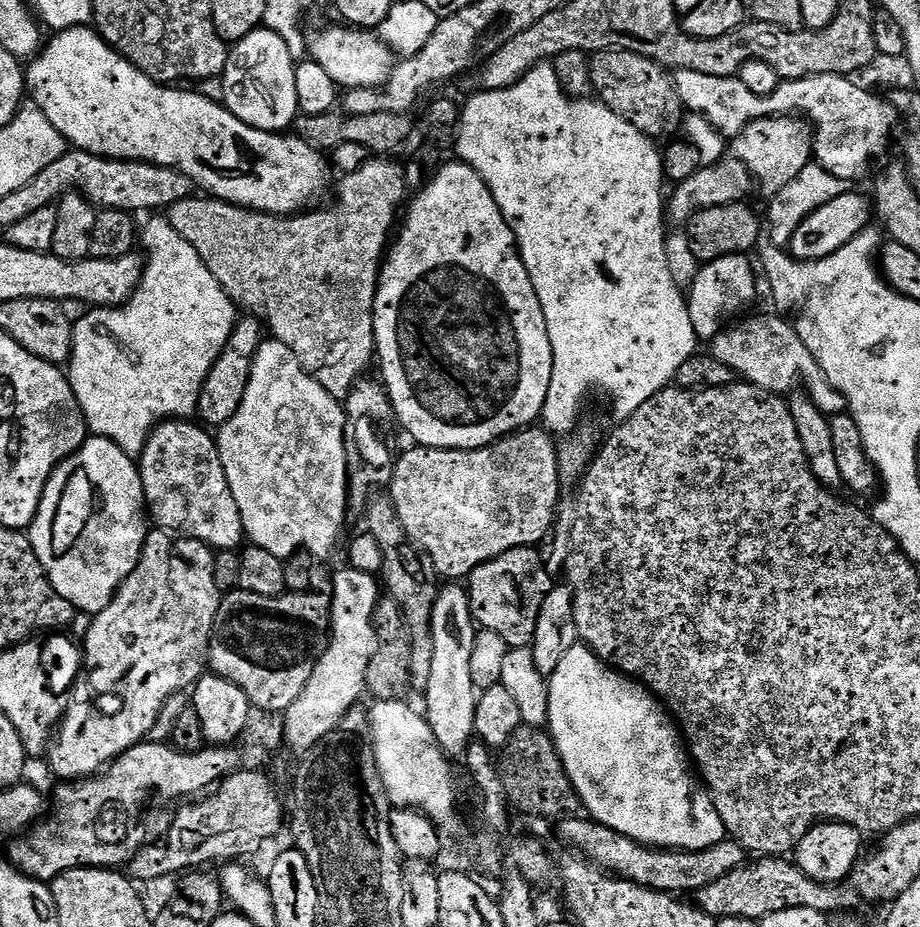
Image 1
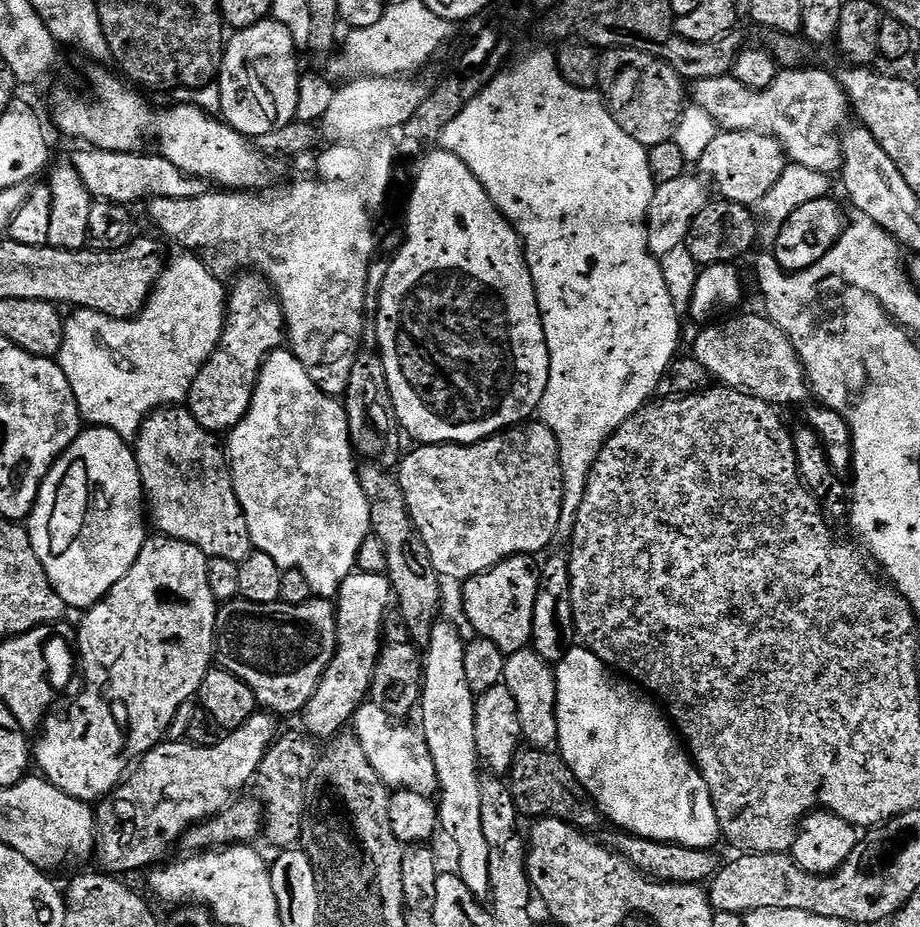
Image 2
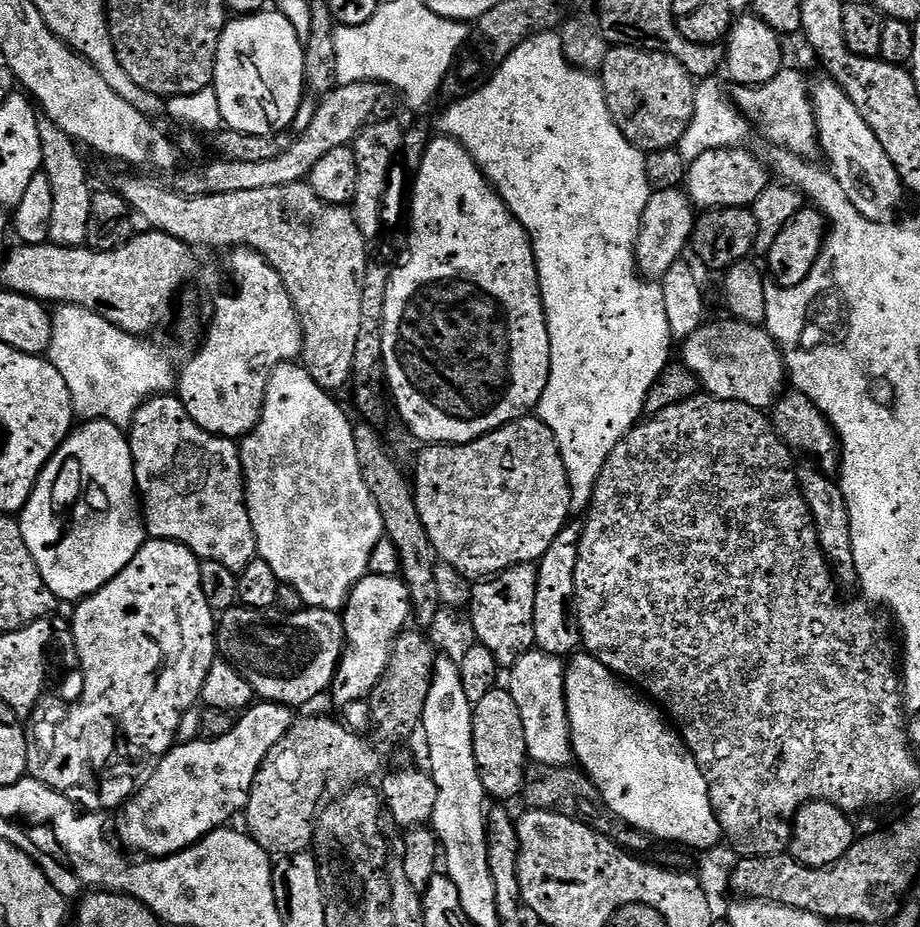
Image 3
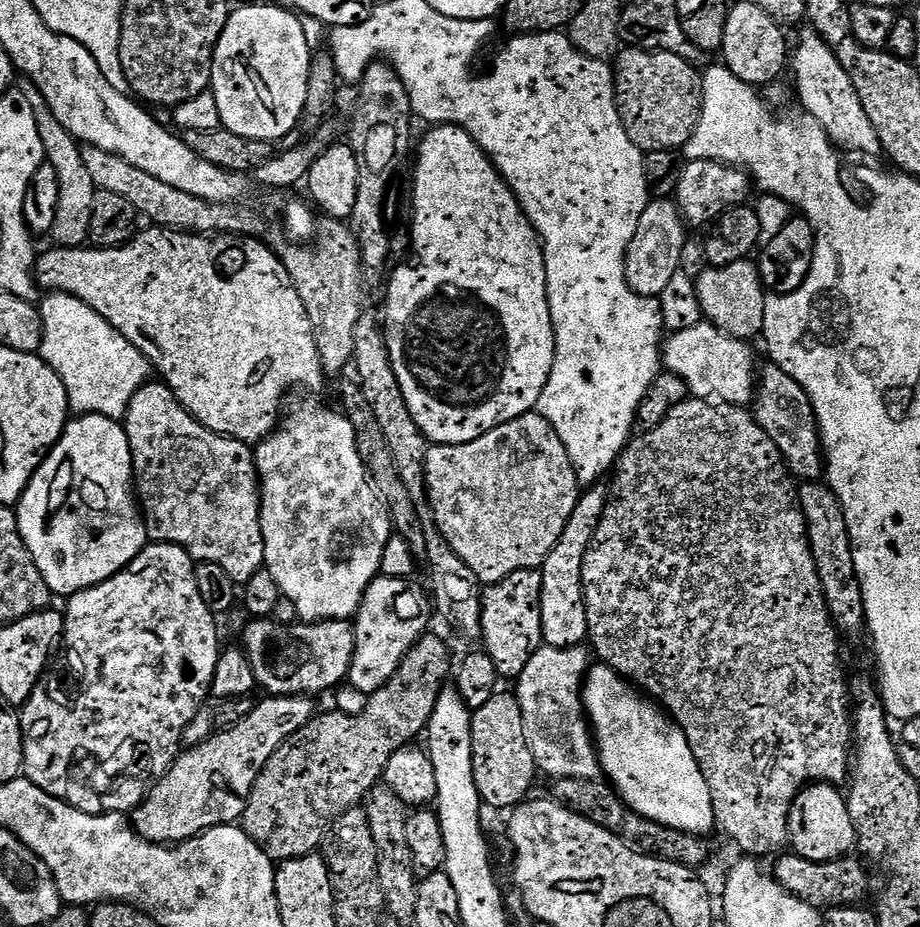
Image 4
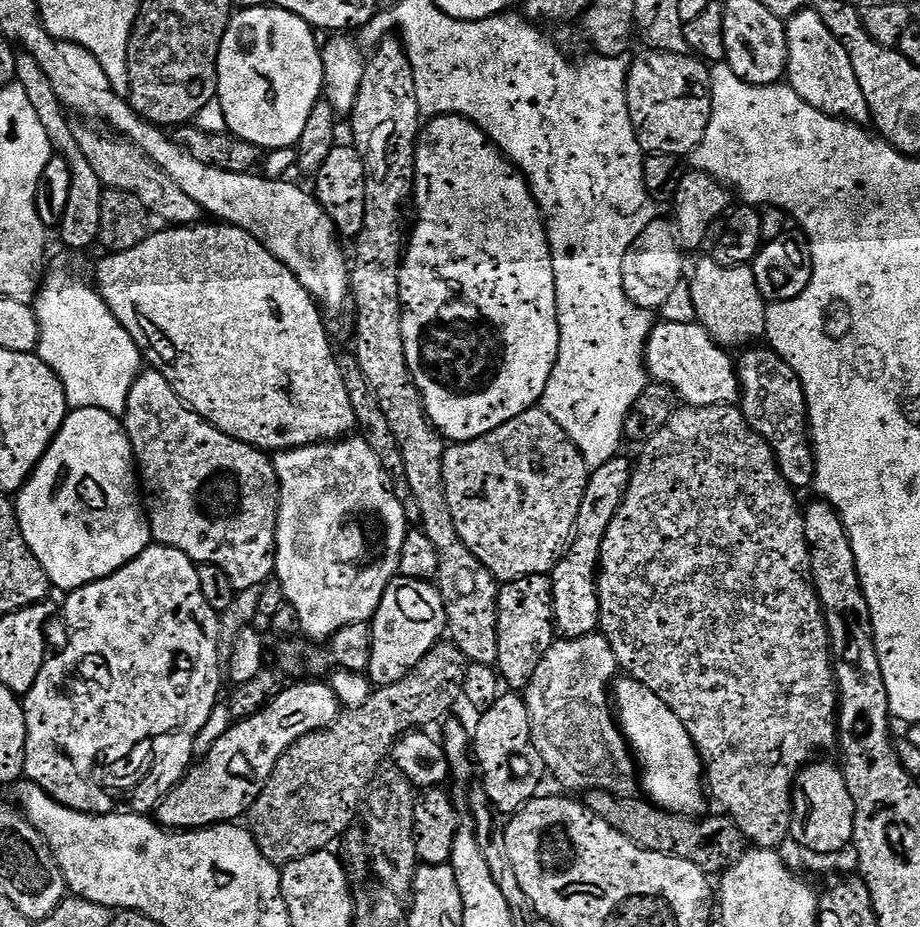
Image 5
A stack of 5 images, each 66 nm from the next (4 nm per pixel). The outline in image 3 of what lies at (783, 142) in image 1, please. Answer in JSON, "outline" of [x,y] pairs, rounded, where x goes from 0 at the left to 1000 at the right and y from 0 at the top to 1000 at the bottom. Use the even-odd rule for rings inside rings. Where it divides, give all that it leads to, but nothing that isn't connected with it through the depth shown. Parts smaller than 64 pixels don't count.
{"outline":[[[812,159],[777,160],[765,164],[748,177],[746,206],[749,216],[761,227],[776,224],[816,224],[818,218],[837,197],[837,181],[829,177]]]}

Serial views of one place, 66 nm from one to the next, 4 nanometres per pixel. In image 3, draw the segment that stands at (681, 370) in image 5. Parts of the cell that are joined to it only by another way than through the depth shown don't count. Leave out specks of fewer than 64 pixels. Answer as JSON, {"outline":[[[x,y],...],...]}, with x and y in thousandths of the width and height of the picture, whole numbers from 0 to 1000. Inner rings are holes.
{"outline":[[[786,343],[783,347],[763,351],[759,357],[742,368],[741,388],[761,410],[762,417],[782,431],[804,433],[826,443],[838,441],[851,426],[857,410],[855,393],[843,367],[827,351],[807,348],[798,343]]]}

